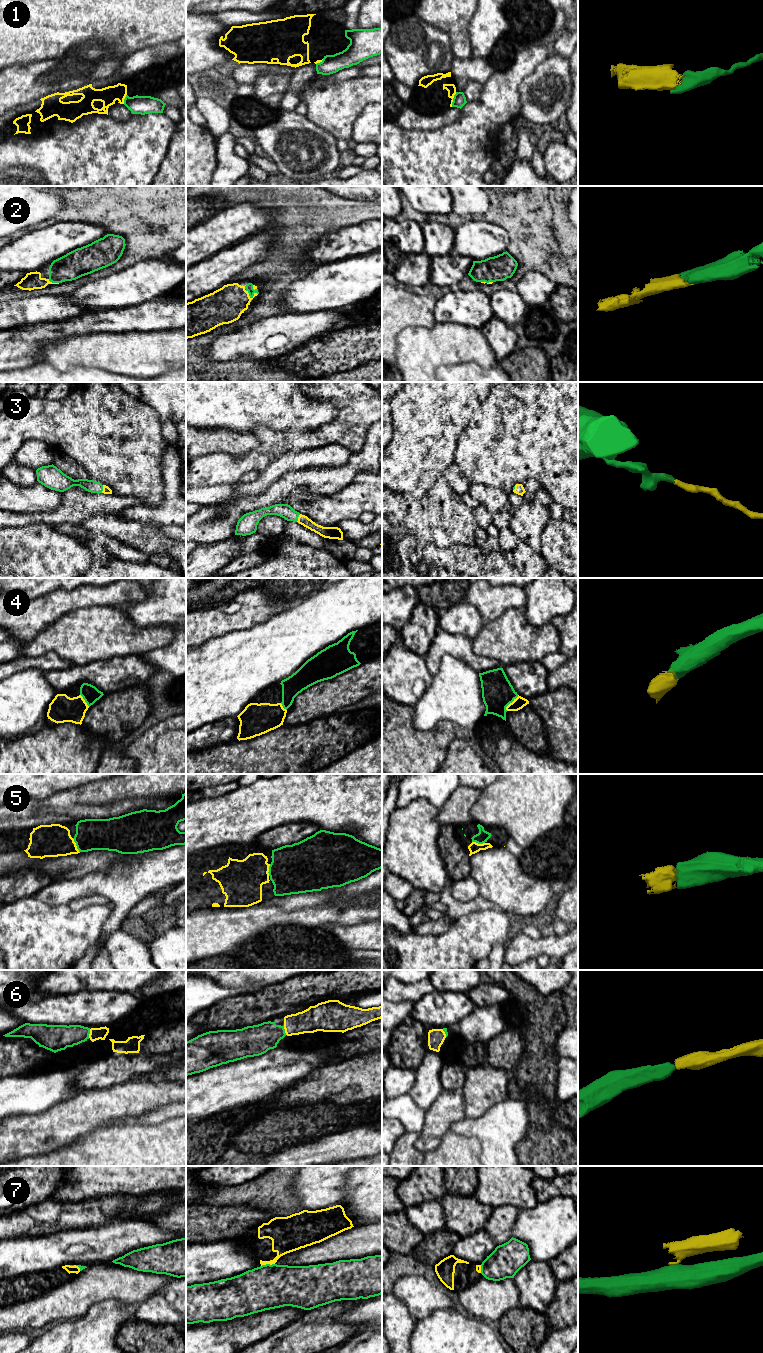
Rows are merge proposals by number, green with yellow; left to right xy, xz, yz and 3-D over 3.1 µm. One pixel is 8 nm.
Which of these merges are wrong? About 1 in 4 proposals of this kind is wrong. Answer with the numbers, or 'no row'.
1, 7

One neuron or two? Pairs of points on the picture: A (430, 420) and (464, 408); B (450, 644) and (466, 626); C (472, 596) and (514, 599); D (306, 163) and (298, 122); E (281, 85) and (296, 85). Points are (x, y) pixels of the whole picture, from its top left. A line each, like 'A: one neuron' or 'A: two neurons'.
A: one neuron
B: two neurons
C: one neuron
D: one neuron
E: two neurons

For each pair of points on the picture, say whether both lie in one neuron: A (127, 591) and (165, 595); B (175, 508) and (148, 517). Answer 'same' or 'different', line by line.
A: different
B: same

